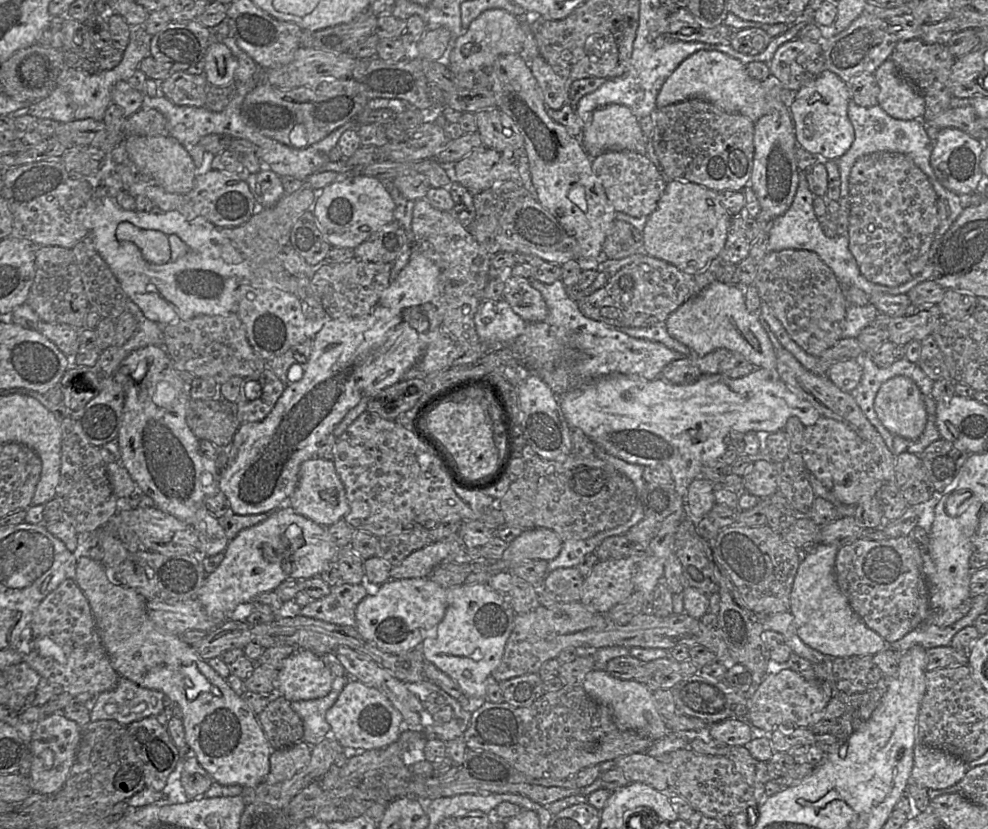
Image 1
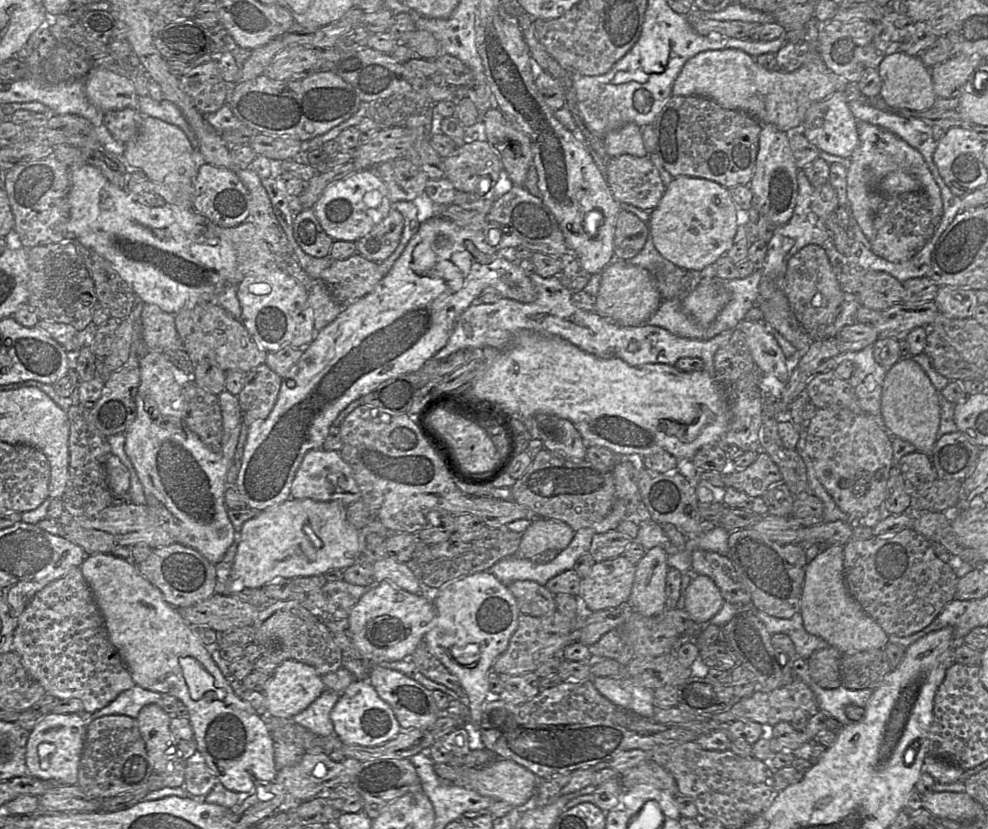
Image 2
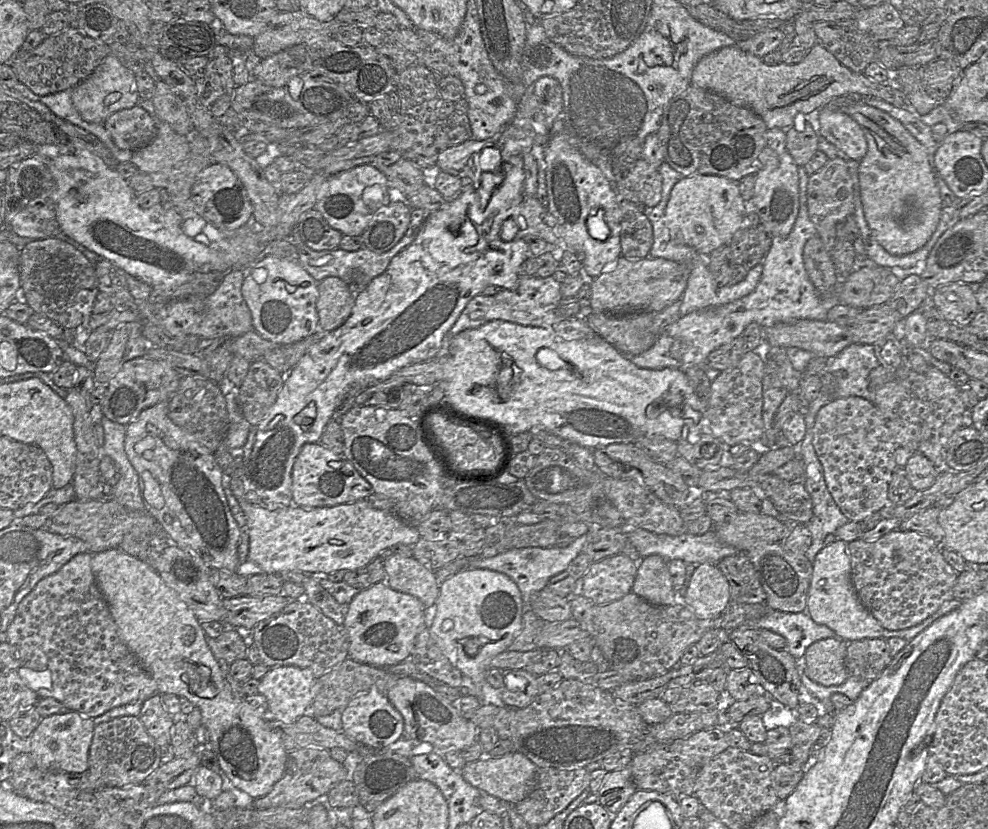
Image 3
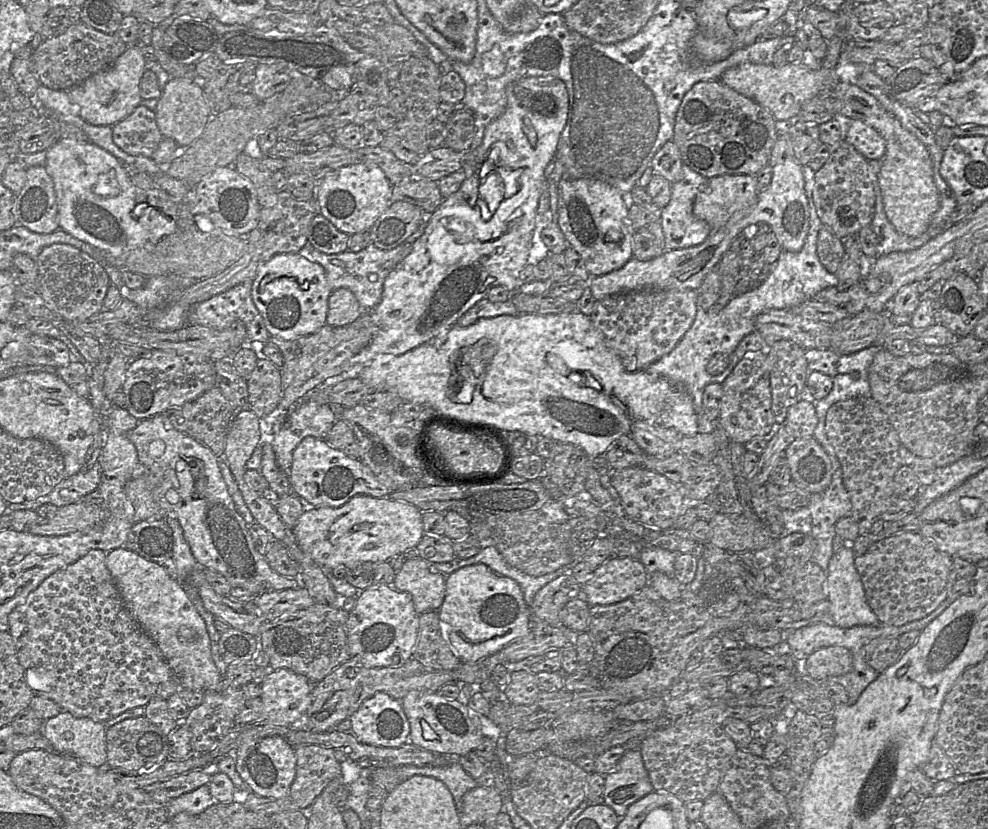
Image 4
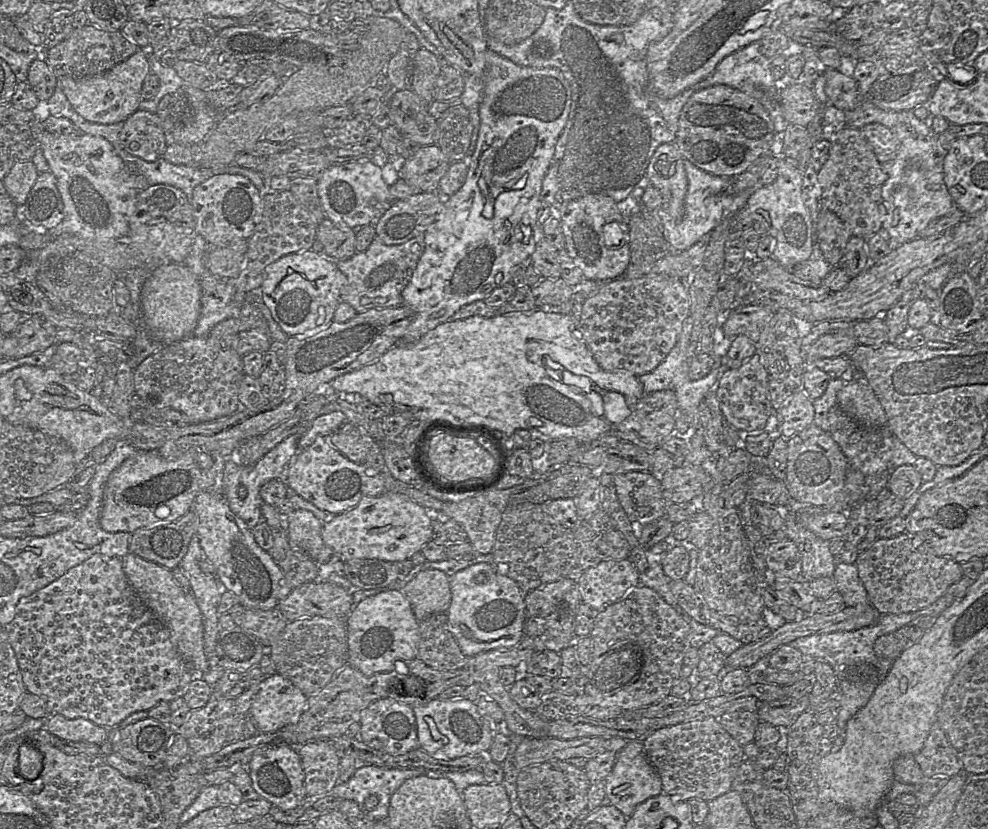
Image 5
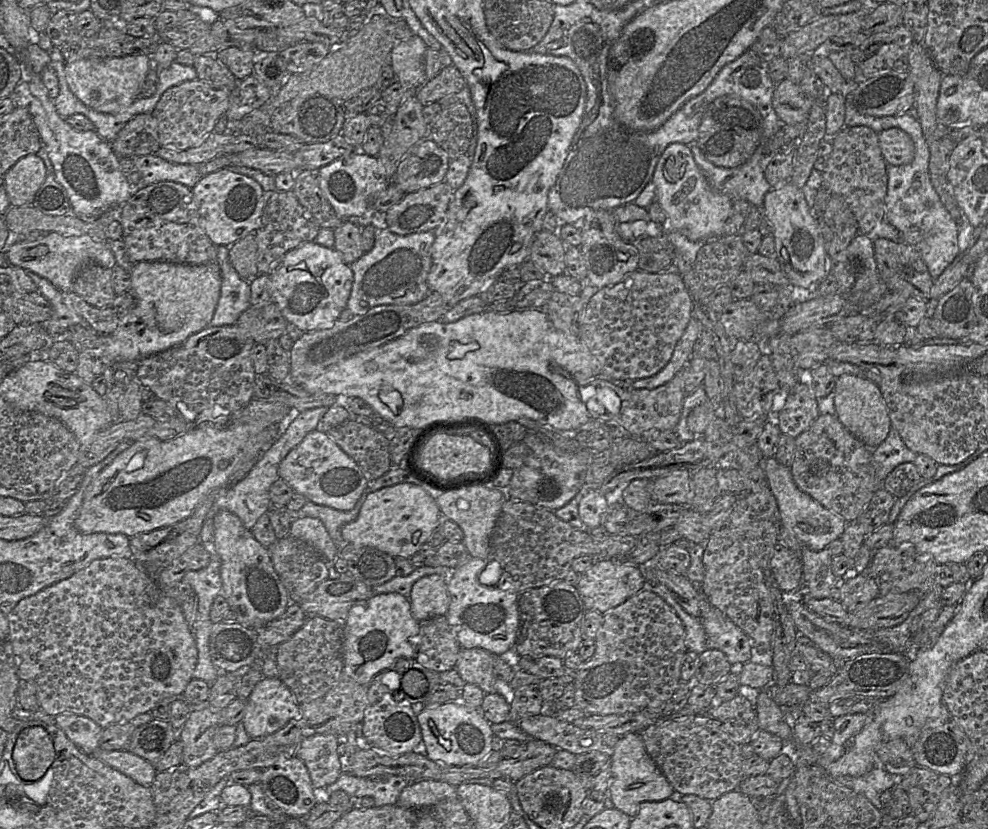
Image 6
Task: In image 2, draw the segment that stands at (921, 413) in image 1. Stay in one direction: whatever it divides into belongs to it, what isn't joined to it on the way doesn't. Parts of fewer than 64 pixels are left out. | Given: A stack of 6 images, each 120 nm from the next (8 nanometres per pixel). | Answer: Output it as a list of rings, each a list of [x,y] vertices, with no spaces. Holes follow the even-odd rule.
[[[911,357],[900,358],[886,373],[881,393],[881,414],[888,432],[931,456],[939,437],[940,392],[922,367]]]

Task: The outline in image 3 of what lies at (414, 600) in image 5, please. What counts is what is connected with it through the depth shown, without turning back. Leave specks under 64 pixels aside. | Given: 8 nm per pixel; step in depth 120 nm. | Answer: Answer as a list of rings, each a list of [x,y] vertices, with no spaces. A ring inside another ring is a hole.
[[[394,554],[384,562],[385,582],[393,590],[416,597],[425,608],[434,606],[441,582],[433,570],[414,557]]]

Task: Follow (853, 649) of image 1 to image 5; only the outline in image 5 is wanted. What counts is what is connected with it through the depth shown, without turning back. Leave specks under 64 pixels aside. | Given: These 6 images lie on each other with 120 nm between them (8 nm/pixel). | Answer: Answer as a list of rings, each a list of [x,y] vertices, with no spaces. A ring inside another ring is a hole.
[[[837,563],[832,578],[835,581],[837,592],[843,597],[846,607],[870,604],[868,593],[860,580],[855,563]]]

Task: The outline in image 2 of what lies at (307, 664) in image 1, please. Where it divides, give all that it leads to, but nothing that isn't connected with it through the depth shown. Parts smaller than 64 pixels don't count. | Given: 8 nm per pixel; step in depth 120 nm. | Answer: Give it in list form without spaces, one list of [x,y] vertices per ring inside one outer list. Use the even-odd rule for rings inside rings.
[[[284,660],[270,675],[263,691],[267,714],[293,718],[324,691],[321,676],[313,667],[297,660]]]

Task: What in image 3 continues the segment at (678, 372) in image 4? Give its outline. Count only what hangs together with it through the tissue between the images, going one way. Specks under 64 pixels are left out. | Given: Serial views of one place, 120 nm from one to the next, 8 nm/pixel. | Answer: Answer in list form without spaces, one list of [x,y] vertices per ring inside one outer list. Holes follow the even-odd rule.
[[[804,167],[798,168],[799,175],[799,212],[790,234],[786,237],[774,236],[770,250],[765,255],[762,264],[763,271],[756,288],[748,295],[727,304],[713,306],[701,310],[693,311],[682,316],[678,321],[667,326],[658,337],[654,345],[645,352],[626,356],[633,364],[645,369],[677,368],[684,373],[691,366],[698,366],[705,370],[707,377],[712,382],[721,373],[707,365],[708,355],[720,346],[731,342],[740,336],[750,323],[757,323],[762,328],[769,328],[778,323],[788,323],[799,319],[826,320],[827,313],[832,306],[837,303],[835,294],[838,283],[834,285],[834,292],[821,294],[810,280],[803,262],[803,249],[806,242],[817,235],[815,225],[809,218],[807,206],[807,185],[809,175]]]

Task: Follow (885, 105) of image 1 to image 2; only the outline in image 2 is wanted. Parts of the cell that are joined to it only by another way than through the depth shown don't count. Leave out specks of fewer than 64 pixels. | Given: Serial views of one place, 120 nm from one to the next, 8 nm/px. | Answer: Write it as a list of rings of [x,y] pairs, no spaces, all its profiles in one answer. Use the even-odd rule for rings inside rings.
[[[892,49],[877,69],[882,80],[879,95],[888,106],[912,111],[926,111],[934,106],[937,96],[934,92],[930,68],[920,57]]]

